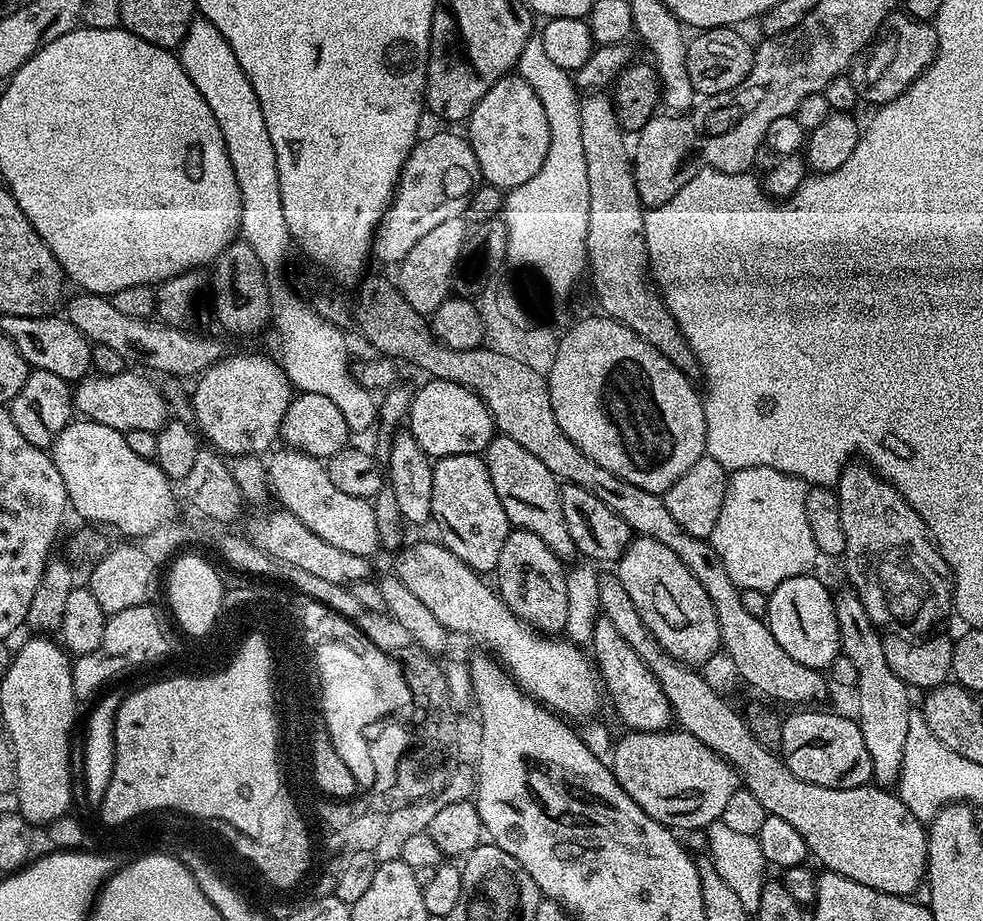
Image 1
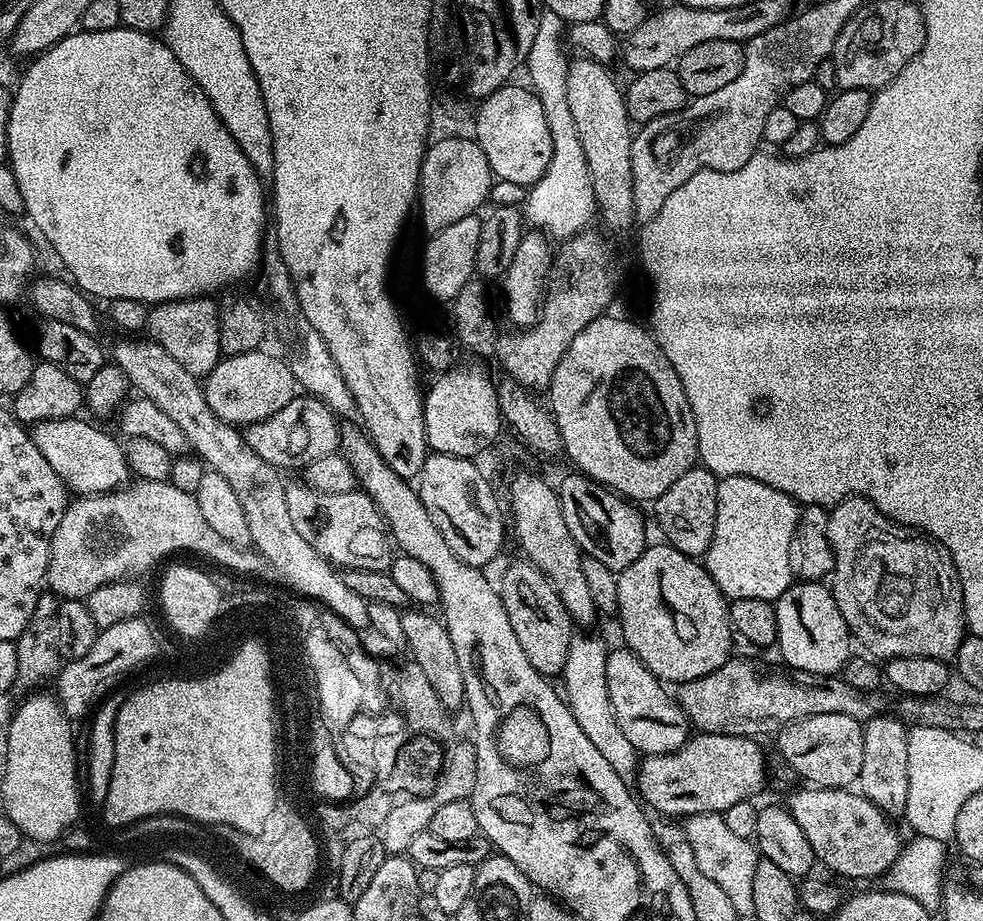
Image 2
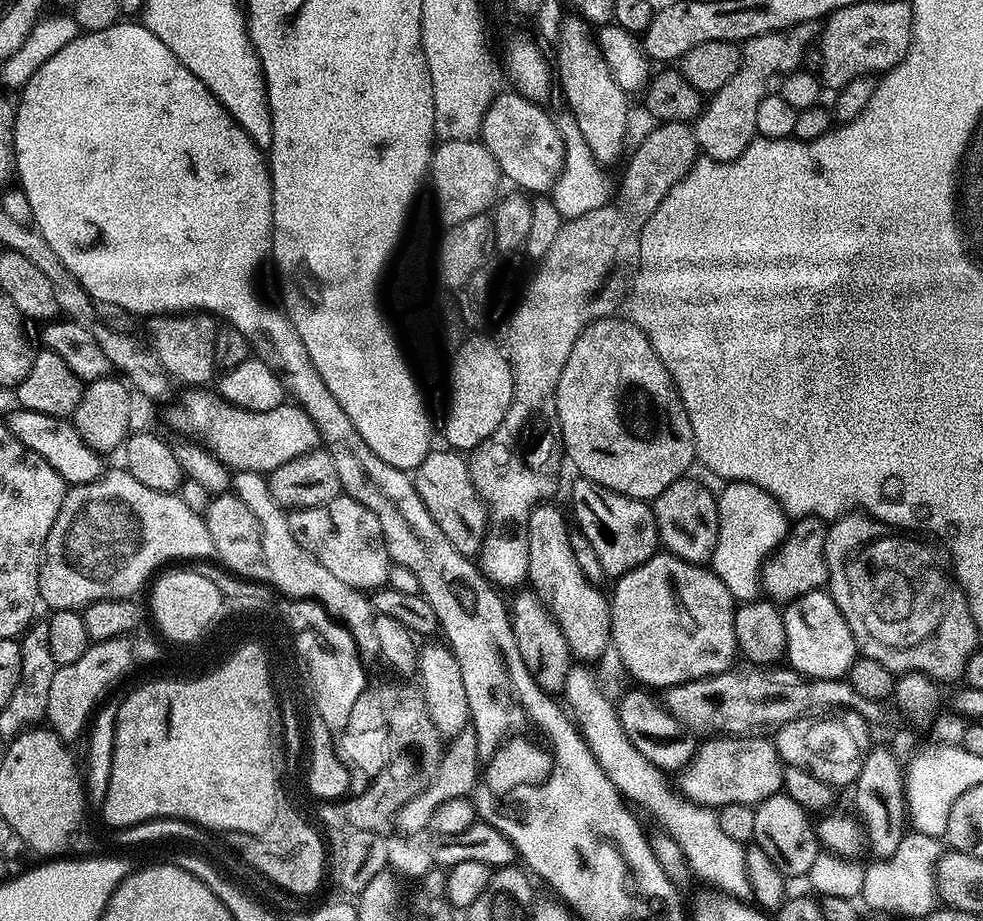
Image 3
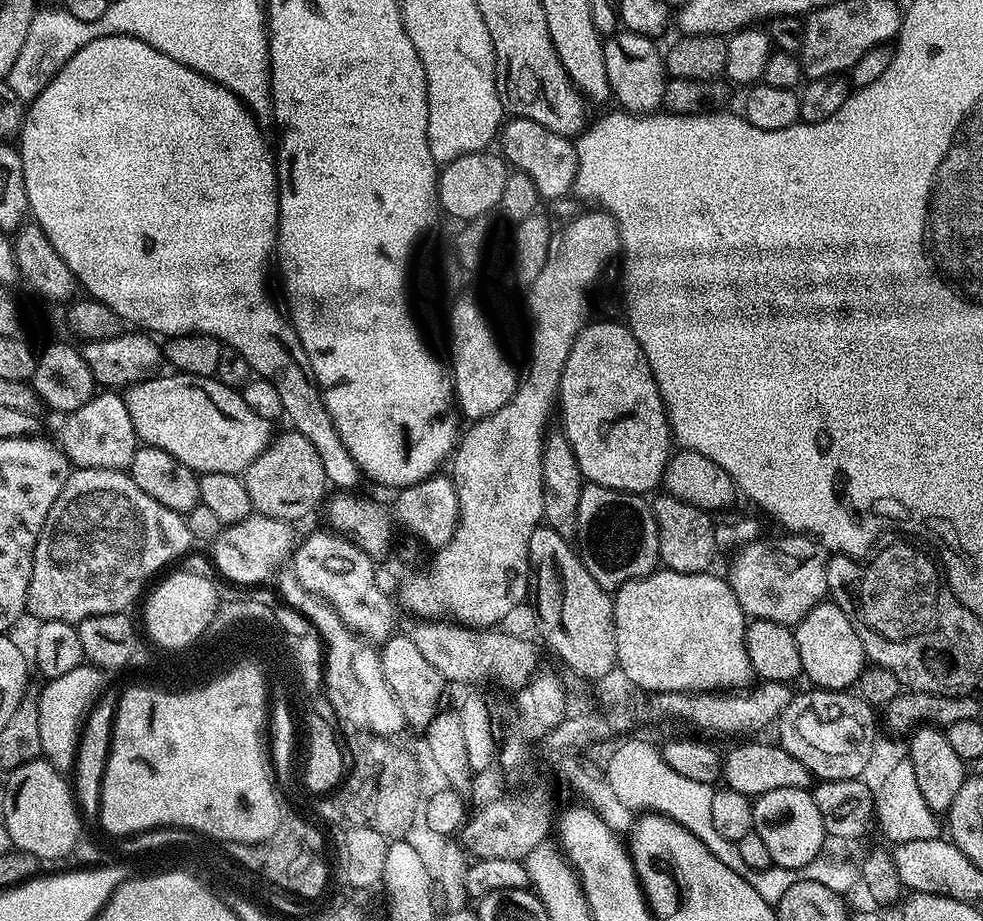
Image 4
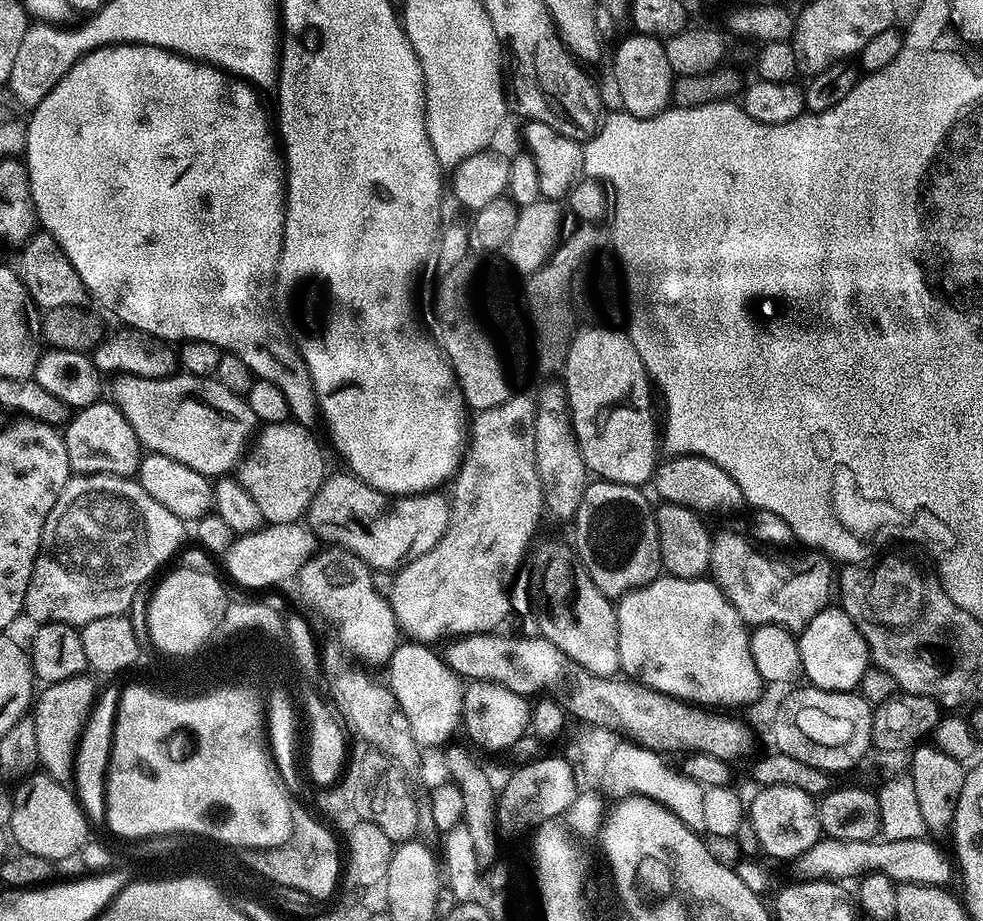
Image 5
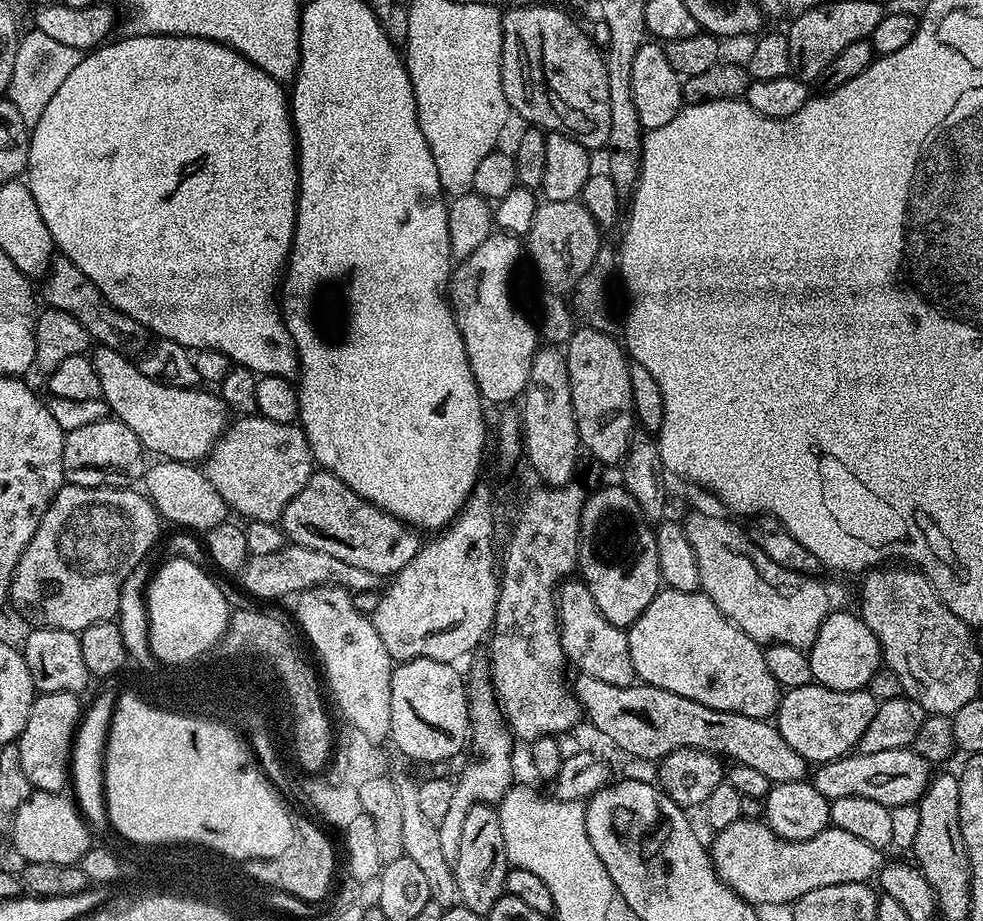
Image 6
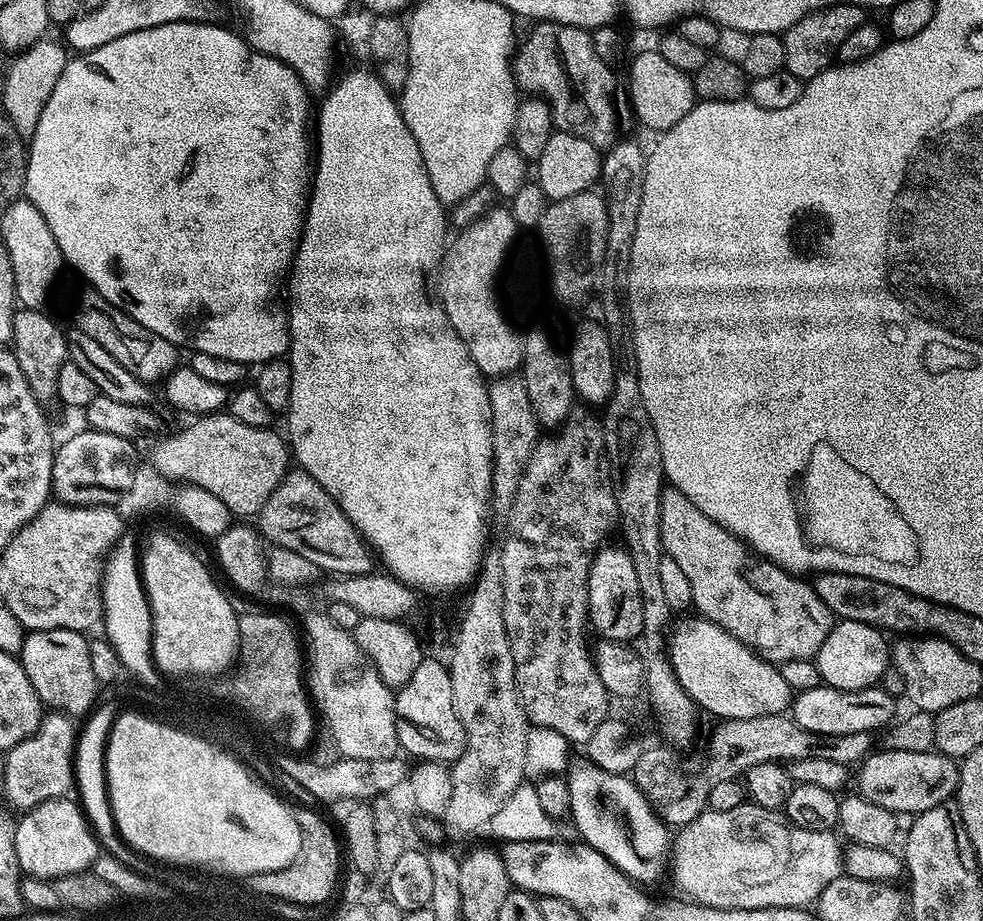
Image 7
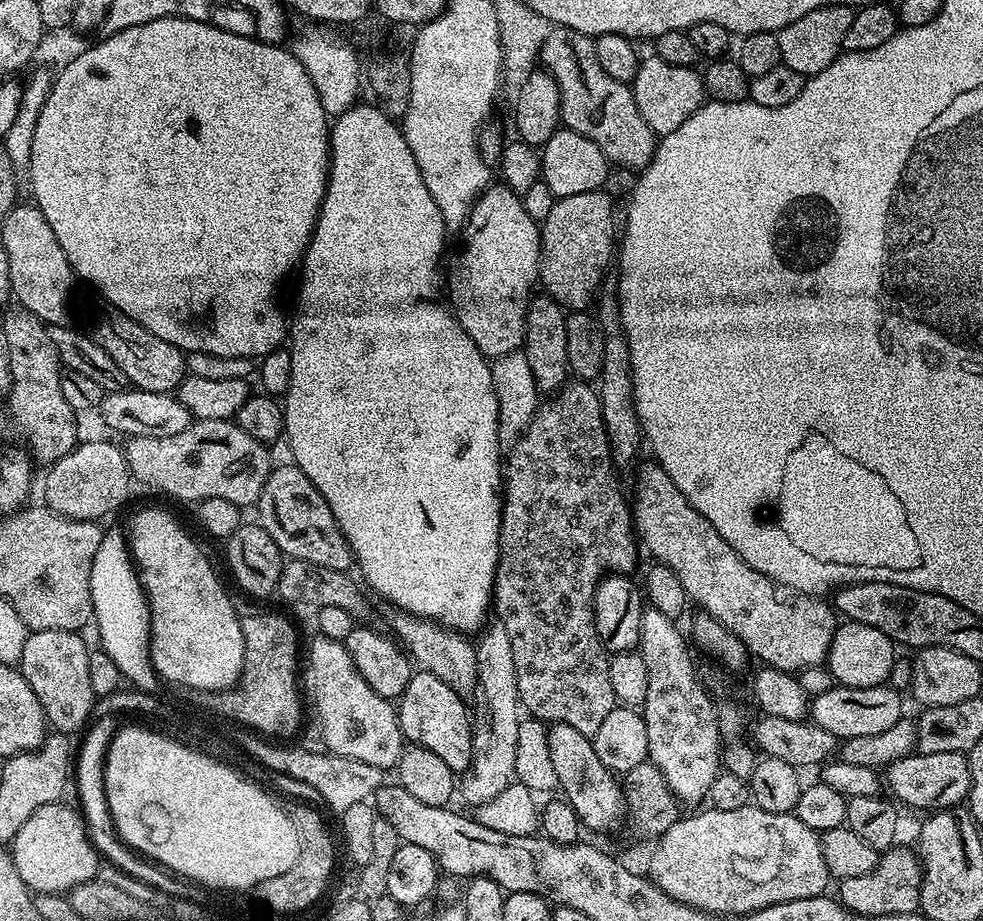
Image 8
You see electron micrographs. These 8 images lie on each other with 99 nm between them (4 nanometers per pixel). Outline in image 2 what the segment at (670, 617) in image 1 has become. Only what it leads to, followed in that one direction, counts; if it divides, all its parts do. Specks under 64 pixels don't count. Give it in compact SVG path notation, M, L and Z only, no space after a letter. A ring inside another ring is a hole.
M667 542L649 543L645 547L644 553L638 558L634 558L634 562L630 562L630 566L626 566L617 575L618 582L618 604L620 619L620 628L624 631L623 643L638 658L642 658L642 662L646 666L646 670L650 670L650 674L654 674L661 682L667 682L672 686L679 686L691 680L702 678L704 675L710 674L712 671L718 670L733 655L732 652L732 636L734 637L734 629L729 620L729 601L718 590L718 586L714 582L714 578L710 578L710 574L704 568L703 563L699 559L687 556L673 548Z

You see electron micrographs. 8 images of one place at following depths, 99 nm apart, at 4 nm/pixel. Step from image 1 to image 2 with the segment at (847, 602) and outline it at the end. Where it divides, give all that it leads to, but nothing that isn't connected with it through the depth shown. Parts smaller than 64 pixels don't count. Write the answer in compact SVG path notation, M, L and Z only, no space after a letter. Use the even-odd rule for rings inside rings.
M877 714L863 725L862 770L858 791L889 818L903 817L906 794L910 794L910 762L908 761L908 728L899 715Z

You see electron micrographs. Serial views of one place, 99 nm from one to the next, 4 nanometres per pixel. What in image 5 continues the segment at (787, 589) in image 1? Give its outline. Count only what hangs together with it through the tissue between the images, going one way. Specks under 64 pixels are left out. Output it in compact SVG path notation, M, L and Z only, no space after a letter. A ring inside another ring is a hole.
M839 606L823 608L806 627L798 633L801 666L807 683L813 688L831 692L851 692L859 689L863 675L870 665L868 644L858 626Z

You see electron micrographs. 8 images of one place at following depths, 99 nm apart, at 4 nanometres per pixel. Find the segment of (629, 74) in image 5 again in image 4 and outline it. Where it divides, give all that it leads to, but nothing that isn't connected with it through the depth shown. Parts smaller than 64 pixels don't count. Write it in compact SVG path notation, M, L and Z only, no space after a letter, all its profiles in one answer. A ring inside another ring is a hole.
M617 30L604 40L606 78L610 78L610 90L615 103L620 103L617 105L625 112L652 114L664 103L666 69L664 56L656 49L656 44L653 37L627 30Z

